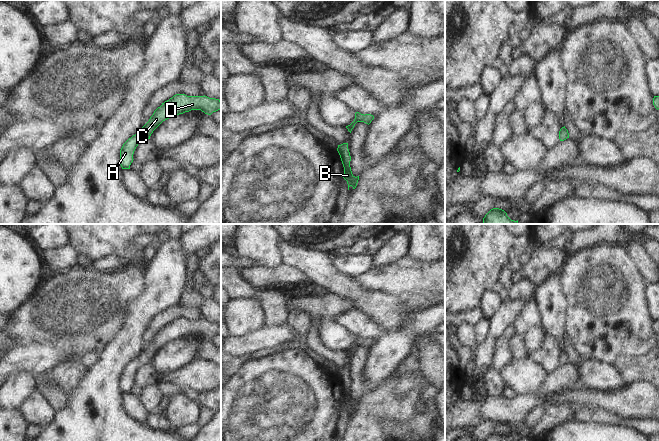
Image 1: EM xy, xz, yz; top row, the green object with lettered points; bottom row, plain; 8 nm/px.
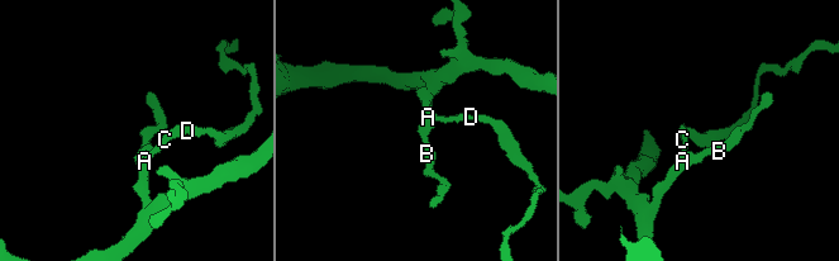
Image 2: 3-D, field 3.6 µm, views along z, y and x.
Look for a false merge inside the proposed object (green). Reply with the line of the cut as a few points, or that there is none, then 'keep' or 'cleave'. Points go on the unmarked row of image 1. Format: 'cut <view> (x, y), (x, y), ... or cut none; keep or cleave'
cut none; keep

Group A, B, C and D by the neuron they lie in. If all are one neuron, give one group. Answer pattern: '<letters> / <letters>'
A B C D

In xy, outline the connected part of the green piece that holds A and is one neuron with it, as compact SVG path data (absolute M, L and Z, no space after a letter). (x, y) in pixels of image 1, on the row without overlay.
M176 318L158 331L149 345L131 362L129 362L120 374L120 389L122 393L130 393L133 386L133 378L143 364L150 363L153 355L165 344L191 334L201 334L205 338L211 339L213 336L221 334L221 325L207 320L187 320Z

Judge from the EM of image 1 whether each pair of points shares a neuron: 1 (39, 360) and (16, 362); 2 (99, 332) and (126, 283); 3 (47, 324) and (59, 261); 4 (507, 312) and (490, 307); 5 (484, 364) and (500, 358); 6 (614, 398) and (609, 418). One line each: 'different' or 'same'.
1: same
2: same
3: different
4: different
5: different
6: different

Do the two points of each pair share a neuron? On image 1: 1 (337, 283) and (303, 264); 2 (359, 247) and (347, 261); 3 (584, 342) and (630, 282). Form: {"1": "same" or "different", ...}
{"1": "same", "2": "different", "3": "same"}

